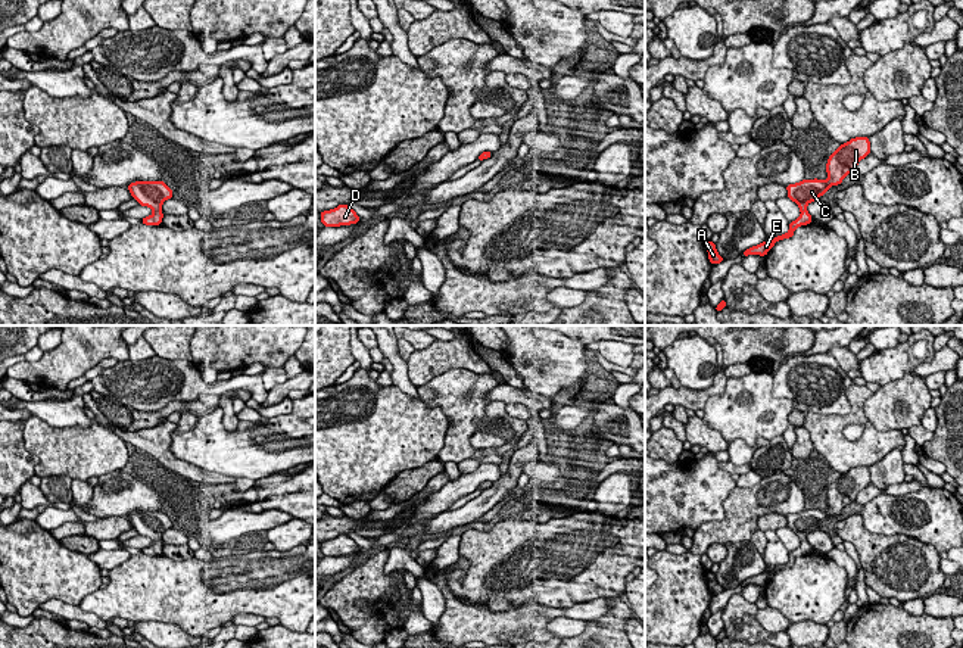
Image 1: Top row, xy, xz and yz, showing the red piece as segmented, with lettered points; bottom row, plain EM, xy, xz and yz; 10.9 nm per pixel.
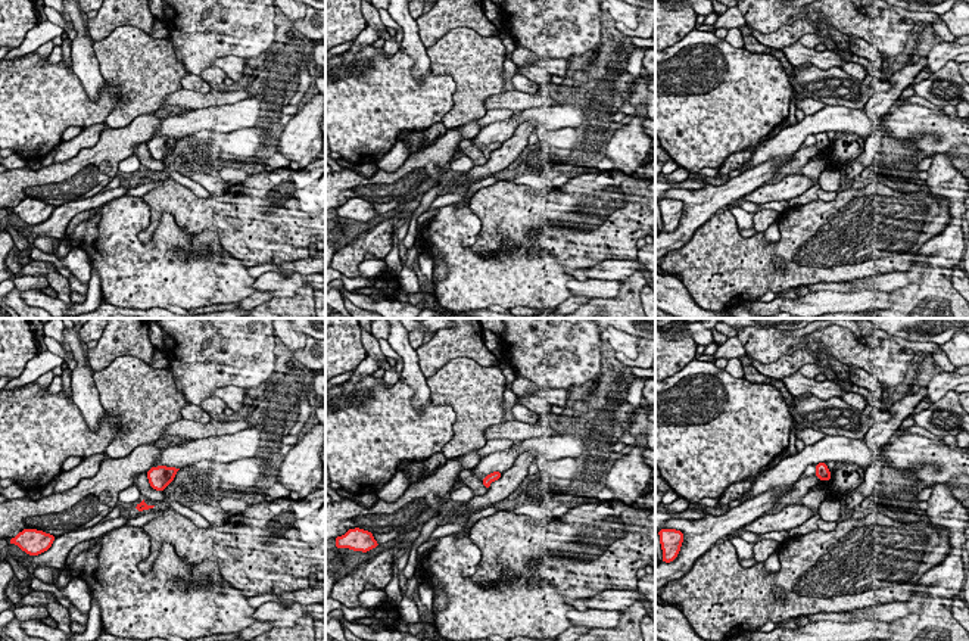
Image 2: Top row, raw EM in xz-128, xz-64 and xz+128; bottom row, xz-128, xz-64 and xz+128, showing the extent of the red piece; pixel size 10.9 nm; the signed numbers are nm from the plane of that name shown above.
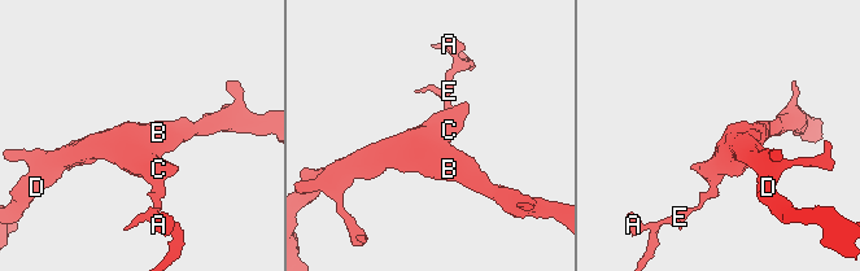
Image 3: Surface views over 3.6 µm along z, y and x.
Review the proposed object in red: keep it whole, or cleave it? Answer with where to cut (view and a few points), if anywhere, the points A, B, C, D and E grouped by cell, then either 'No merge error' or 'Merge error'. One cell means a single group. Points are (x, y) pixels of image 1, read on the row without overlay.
No split. Groups: A B C D E. No merge error

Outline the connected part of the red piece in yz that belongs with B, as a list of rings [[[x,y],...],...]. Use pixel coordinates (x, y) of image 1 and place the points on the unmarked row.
[[[856,467],[841,474],[832,485],[829,485],[826,493],[828,510],[802,510],[801,513],[788,514],[788,527],[795,532],[801,540],[801,545],[789,552],[789,561],[782,566],[776,566],[772,571],[763,571],[744,580],[744,586],[760,585],[766,586],[776,571],[789,568],[794,566],[797,557],[811,554],[811,545],[807,542],[807,535],[820,529],[829,517],[838,515],[842,510],[856,501],[857,493],[870,483],[869,467]]]

